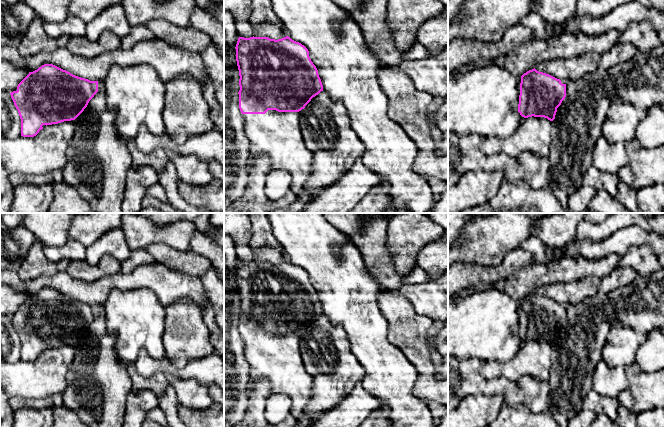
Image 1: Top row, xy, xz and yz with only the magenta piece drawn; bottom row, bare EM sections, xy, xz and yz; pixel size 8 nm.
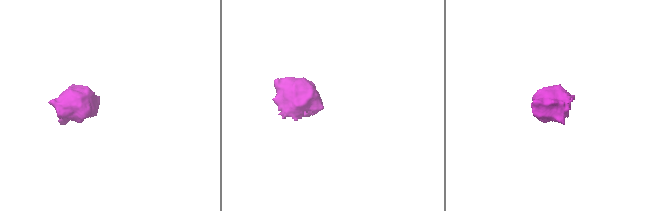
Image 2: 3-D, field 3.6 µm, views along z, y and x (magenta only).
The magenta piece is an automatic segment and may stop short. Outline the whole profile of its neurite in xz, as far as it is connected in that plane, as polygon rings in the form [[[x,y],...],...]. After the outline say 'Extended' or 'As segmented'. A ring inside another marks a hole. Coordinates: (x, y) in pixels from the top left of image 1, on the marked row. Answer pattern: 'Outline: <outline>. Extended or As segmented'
Outline: [[[288,36],[278,40],[239,37],[235,49],[240,76],[239,109],[249,141],[246,170],[250,173],[255,158],[266,155],[272,170],[289,172],[290,191],[297,194],[304,189],[313,171],[314,155],[305,145],[299,120],[300,111],[323,91],[318,70],[309,57],[308,49]]]. Extended

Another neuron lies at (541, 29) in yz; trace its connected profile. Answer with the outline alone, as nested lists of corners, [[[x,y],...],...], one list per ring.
[[[531,12],[528,16],[524,17],[519,24],[532,31],[534,40],[553,39],[562,35],[560,29],[553,30],[551,28],[553,23],[545,21],[535,12]]]

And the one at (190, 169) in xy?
[[[169,149],[164,150],[169,161],[175,166],[180,181],[203,186],[213,179],[209,170],[209,162],[196,155],[183,155]]]

